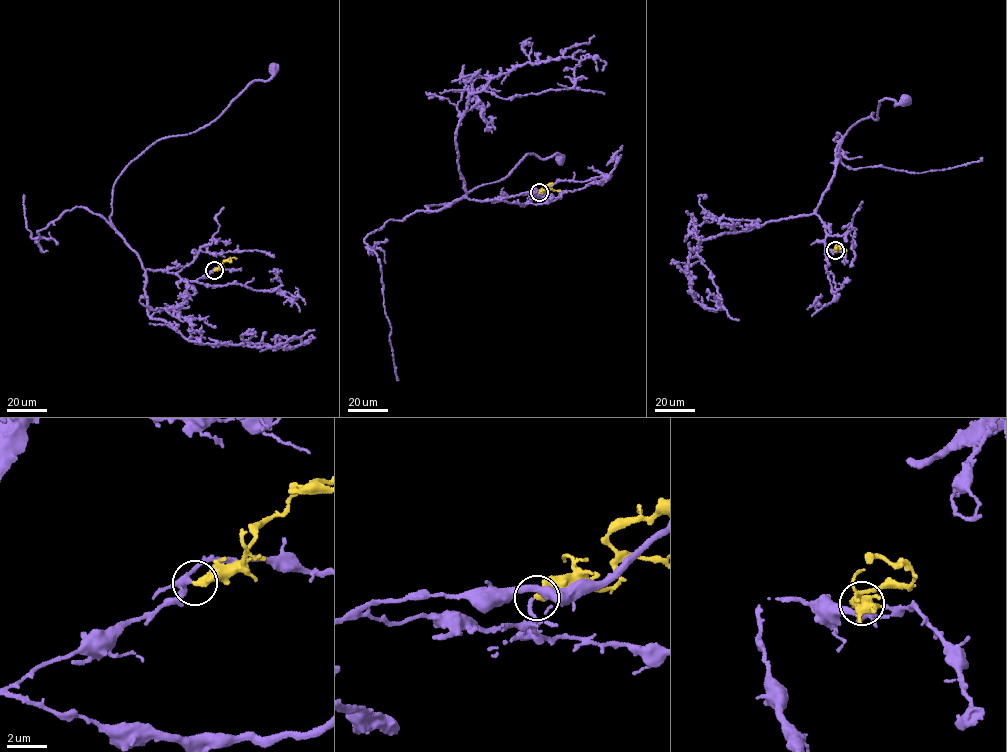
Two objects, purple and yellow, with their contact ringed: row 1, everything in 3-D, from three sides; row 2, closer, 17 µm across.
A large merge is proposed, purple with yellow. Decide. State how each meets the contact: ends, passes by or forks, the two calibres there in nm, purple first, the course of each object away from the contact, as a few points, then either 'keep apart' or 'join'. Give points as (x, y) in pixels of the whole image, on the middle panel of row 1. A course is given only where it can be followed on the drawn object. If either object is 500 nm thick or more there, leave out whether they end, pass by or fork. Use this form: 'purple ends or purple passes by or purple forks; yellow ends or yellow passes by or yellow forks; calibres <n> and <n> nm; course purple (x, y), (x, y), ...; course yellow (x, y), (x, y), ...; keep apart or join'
purple ends; yellow ends; calibres 200 and 480 nm; course purple (538, 192), (480, 201), (464, 197), (428, 212), (425, 206), (452, 203), (499, 181), (529, 154), (560, 157); course yellow (538, 192), (548, 188), (560, 190); join

